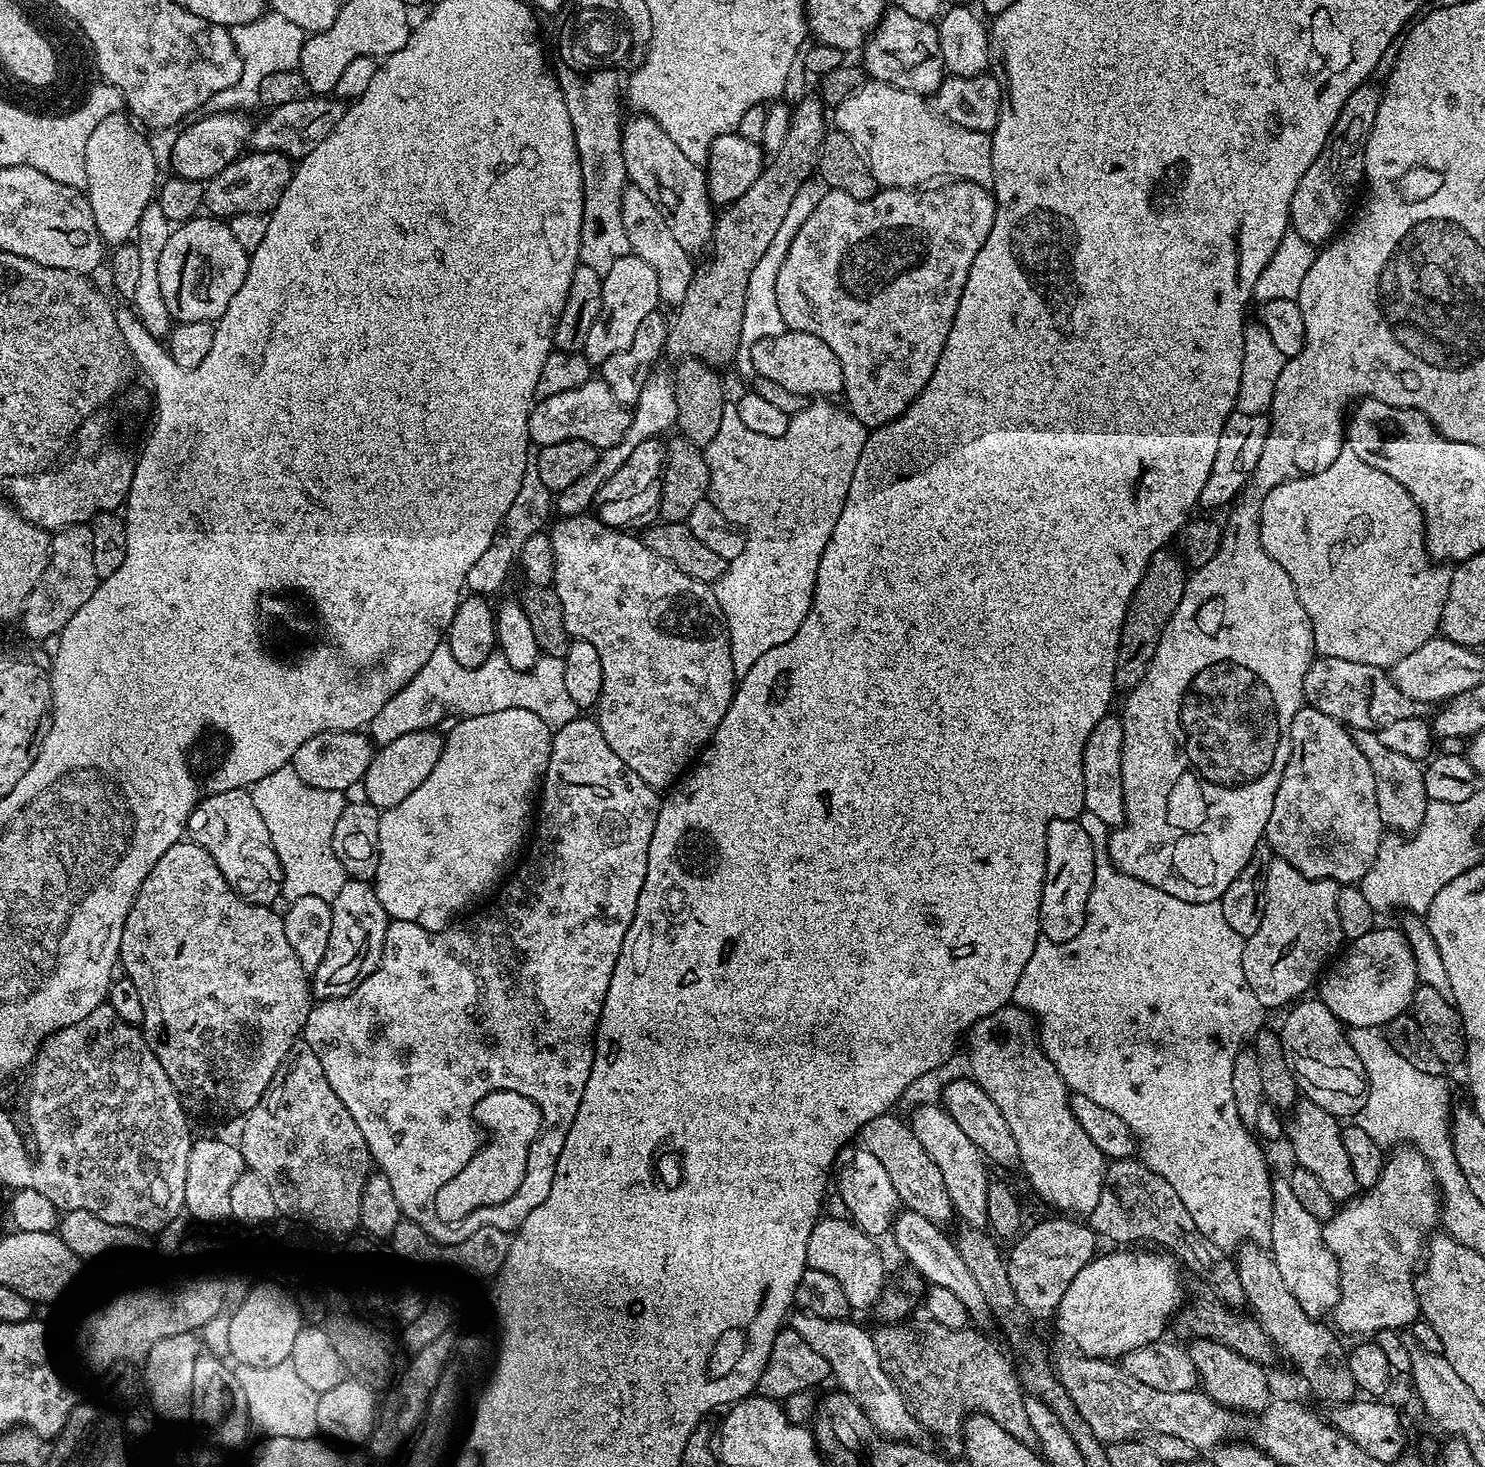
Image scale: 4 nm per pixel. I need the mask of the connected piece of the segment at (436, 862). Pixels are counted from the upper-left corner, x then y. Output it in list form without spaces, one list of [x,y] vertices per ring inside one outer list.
[[[521,708],[494,710],[494,714],[465,716],[457,719],[453,724],[456,725],[444,736],[444,749],[438,758],[438,766],[434,766],[430,778],[426,778],[426,782],[422,782],[422,786],[418,786],[418,790],[414,790],[414,794],[402,798],[402,802],[398,802],[398,806],[383,809],[378,822],[380,857],[378,858],[378,870],[374,877],[378,902],[382,902],[382,906],[388,911],[392,920],[414,922],[431,932],[441,932],[443,928],[449,927],[459,917],[456,916],[459,912],[465,911],[464,913],[467,913],[473,907],[471,904],[475,900],[482,899],[492,887],[495,889],[513,871],[514,865],[517,863],[516,855],[519,854],[524,839],[526,839],[525,844],[529,839],[530,829],[534,824],[534,809],[538,804],[538,789],[541,787],[544,771],[548,769],[548,759],[552,753],[552,738],[554,735],[553,729],[549,728],[546,722],[542,722],[542,718],[538,718],[538,714]]]

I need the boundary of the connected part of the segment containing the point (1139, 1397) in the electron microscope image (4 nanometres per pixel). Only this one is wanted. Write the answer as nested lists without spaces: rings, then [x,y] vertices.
[[[1071,1355],[1055,1357],[1056,1375],[1060,1377],[1062,1386],[1066,1386],[1066,1394],[1070,1394],[1086,1426],[1090,1426],[1092,1433],[1105,1446],[1134,1440],[1145,1434],[1170,1434],[1190,1442],[1190,1446],[1197,1450],[1212,1450],[1231,1441],[1235,1437],[1232,1435],[1240,1428],[1241,1417],[1233,1409],[1215,1404],[1203,1390],[1154,1390],[1154,1386],[1146,1386],[1146,1382],[1130,1378],[1130,1374],[1126,1374],[1123,1367],[1111,1359]]]

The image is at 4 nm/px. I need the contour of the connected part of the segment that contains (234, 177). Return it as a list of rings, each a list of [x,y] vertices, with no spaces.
[[[252,150],[247,154],[241,154],[236,157],[235,162],[230,166],[226,166],[217,176],[207,181],[204,189],[204,208],[216,218],[231,218],[238,214],[258,214],[259,212],[271,213],[276,203],[282,198],[286,186],[292,181],[293,171],[293,161],[289,157],[283,156],[280,152],[258,152]]]

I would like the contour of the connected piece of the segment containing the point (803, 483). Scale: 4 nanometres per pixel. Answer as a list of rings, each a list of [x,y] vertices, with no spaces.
[[[820,398],[809,403],[788,421],[786,434],[767,441],[768,448],[756,448],[752,456],[744,448],[707,449],[710,482],[710,499],[730,523],[746,530],[744,552],[728,561],[728,570],[715,581],[714,591],[718,606],[728,623],[730,650],[737,673],[743,674],[774,646],[782,646],[802,626],[806,614],[812,608],[816,593],[818,566],[826,550],[828,540],[834,534],[838,514],[846,502],[850,482],[854,478],[854,466],[868,440],[869,429],[858,422],[847,407]]]

